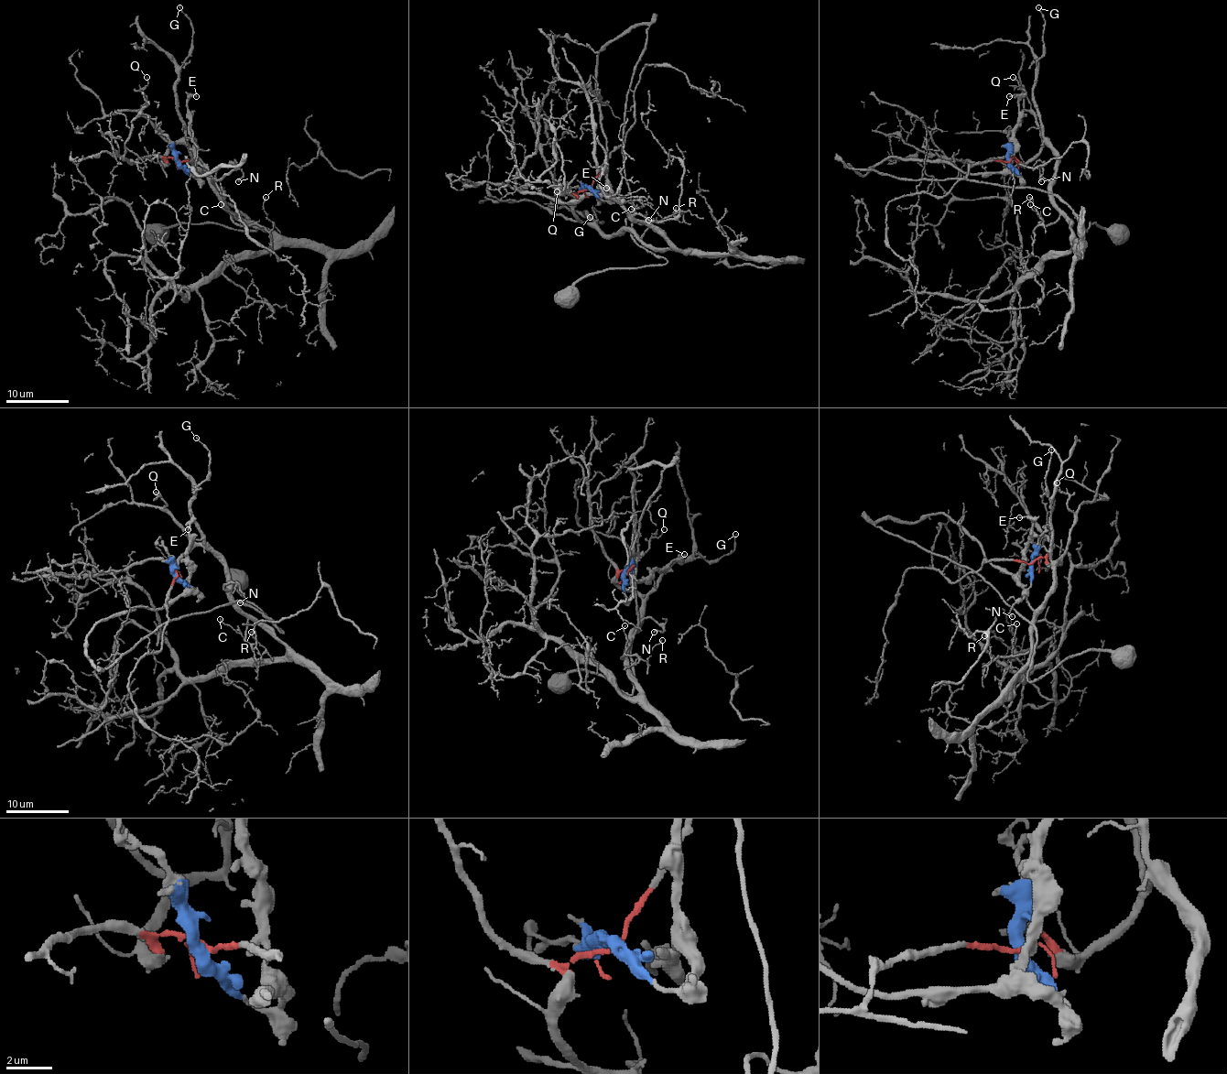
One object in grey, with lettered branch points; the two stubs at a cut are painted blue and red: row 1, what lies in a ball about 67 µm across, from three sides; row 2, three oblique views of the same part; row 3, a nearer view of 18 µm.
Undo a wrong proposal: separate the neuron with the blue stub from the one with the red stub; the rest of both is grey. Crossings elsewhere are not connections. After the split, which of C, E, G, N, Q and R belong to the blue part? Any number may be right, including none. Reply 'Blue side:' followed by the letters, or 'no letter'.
Blue side: E

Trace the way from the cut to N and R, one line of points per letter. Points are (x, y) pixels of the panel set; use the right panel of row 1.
N: (1010, 160), (1029, 162), (1047, 143), (1056, 157), (1056, 174), (1049, 180), (1040, 173), (1043, 165), (1041, 180)
R: (1010, 160), (1029, 162), (1047, 143), (1056, 157), (1051, 201), (1058, 217), (1034, 231), (1043, 220), (1029, 196)

